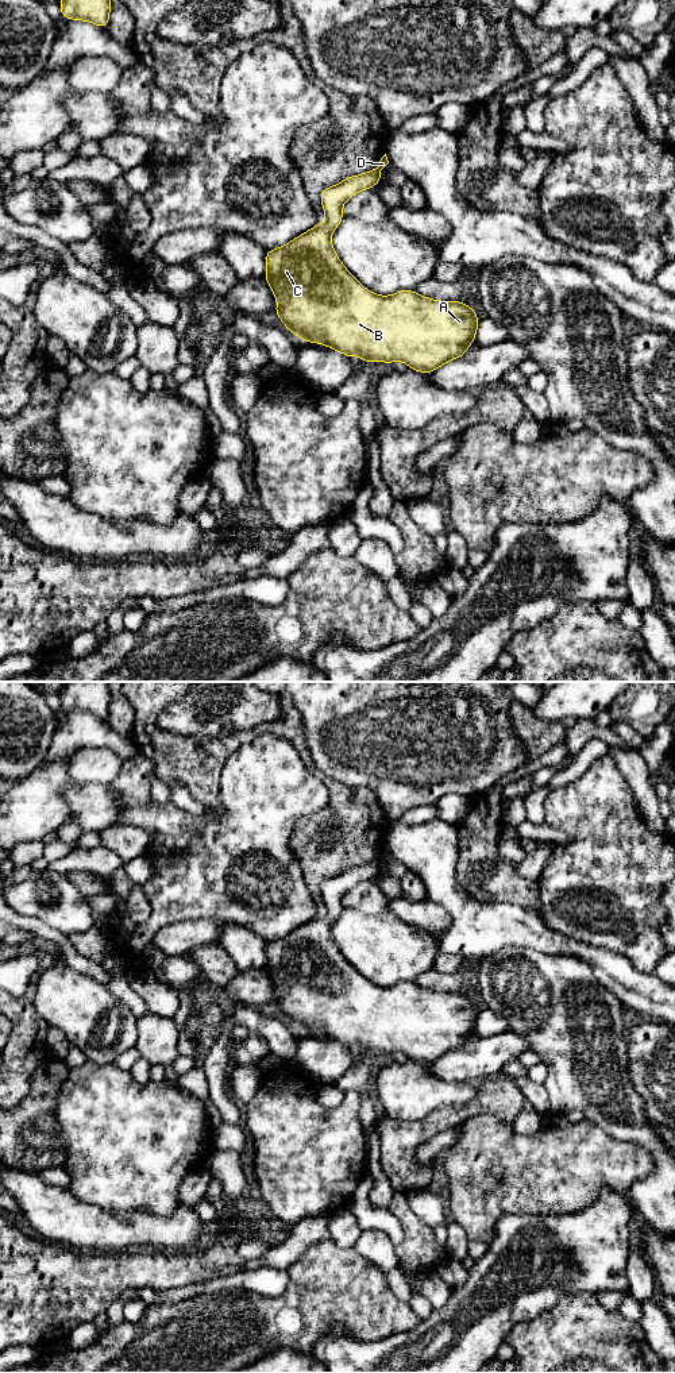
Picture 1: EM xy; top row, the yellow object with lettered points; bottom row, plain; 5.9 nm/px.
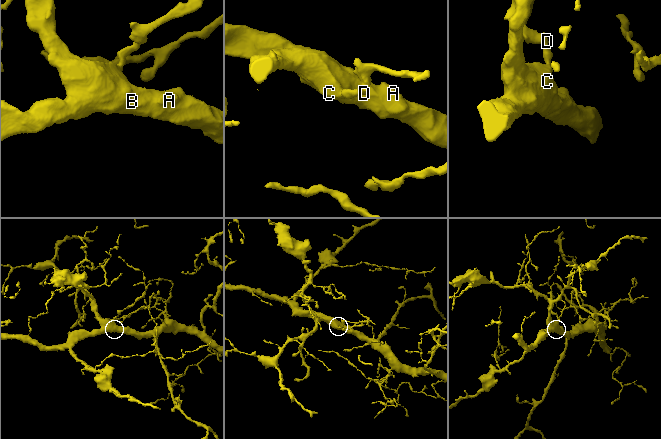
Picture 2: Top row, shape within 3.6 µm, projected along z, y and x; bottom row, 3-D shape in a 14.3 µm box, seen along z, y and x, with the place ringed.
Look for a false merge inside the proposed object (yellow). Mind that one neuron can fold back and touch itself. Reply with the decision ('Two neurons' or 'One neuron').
One neuron

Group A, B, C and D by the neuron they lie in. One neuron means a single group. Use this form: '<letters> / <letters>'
A B C D

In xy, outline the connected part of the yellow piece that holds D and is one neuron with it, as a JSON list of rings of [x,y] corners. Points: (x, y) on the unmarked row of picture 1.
[[[385,845],[378,859],[324,880],[320,890],[325,914],[315,917],[282,938],[267,941],[267,963],[263,969],[278,992],[273,1002],[300,1031],[321,1034],[348,1049],[358,1046],[369,1054],[402,1052],[409,1060],[429,1065],[464,1046],[475,1033],[479,1011],[474,999],[460,992],[427,990],[414,981],[377,987],[348,964],[331,934],[332,923],[344,909],[343,895],[355,884],[374,879],[387,855]]]

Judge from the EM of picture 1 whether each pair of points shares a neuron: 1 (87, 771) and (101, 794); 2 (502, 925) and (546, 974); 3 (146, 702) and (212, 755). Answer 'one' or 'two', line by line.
1: two
2: two
3: one

